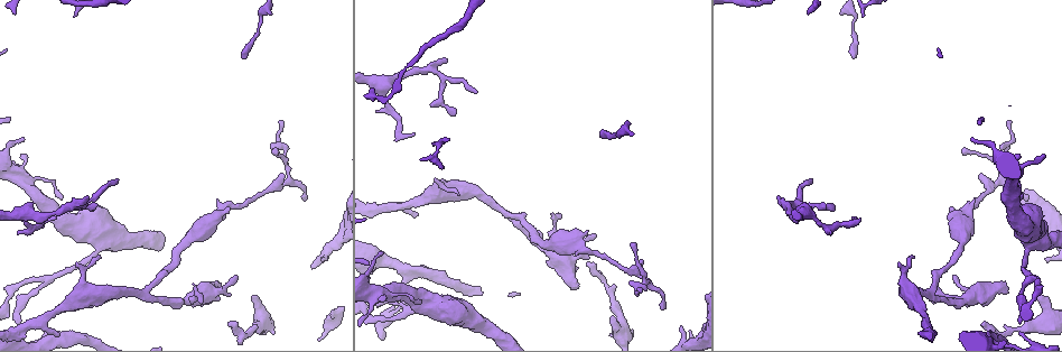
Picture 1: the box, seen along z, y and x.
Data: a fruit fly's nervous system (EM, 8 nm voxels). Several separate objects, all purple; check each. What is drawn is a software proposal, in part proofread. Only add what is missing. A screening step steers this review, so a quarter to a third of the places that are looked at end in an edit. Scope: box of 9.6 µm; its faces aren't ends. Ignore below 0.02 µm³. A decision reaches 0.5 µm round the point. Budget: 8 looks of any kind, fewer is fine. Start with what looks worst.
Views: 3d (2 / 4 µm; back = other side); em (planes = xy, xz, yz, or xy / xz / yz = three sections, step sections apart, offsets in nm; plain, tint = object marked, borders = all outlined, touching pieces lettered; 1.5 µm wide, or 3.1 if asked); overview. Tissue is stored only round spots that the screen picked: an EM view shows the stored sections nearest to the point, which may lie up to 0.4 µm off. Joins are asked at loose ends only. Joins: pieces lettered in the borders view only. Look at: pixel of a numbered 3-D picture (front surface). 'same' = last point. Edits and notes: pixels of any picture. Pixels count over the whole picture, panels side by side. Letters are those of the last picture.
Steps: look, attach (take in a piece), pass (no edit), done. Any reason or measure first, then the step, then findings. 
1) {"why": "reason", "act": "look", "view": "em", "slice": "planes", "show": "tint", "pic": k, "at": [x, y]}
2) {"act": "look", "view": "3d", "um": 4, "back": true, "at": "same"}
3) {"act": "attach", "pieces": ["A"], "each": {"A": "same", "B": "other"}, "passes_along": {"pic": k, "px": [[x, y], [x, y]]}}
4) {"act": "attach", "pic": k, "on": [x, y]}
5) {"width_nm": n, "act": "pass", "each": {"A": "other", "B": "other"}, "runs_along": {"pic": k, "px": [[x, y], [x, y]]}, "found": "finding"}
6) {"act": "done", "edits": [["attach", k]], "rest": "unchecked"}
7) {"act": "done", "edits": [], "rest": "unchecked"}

{"why": "an open end", "act": "look", "view": "em", "slice": "xy", "step": 4, "show": "borders", "pic": 1, "at": [1044, 258]}

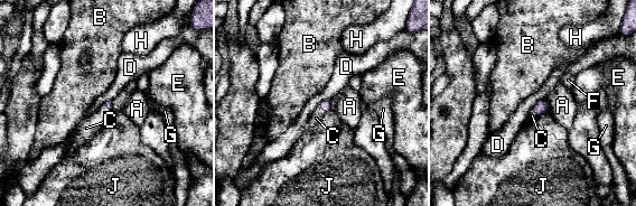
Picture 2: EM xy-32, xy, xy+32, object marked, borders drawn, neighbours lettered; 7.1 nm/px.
{"act": "attach", "pieces": ["C"], "each": {"A": "other", "B": "other", "C": "same", "D": "other", "E": "other", "F": "other", "G": "other", "H": "other", "J": "other"}, "passes_along": {"pic": 2, "px": [[326, 106], [321, 109], [316, 118]]}, "found": "it goes on there"}

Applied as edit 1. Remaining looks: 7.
{"why": "redraw", "act": "look", "view": "overview"}

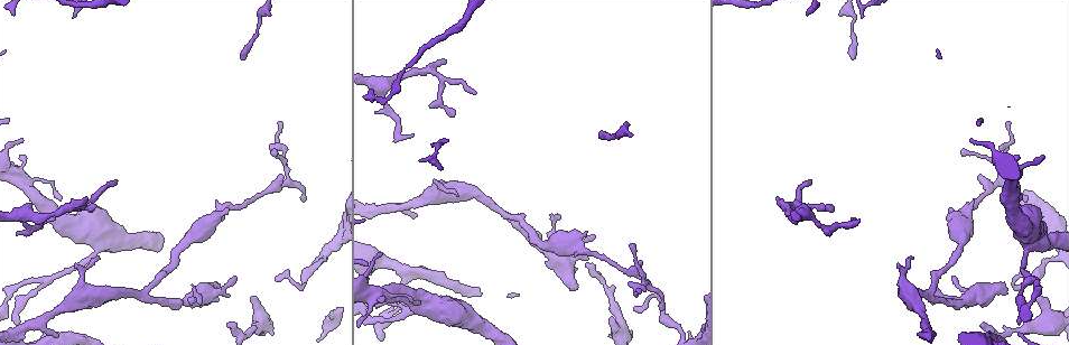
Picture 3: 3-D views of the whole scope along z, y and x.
{"why": "tapers out", "act": "look", "view": "3d", "um": 2, "pic": 3, "at": [850, 220]}

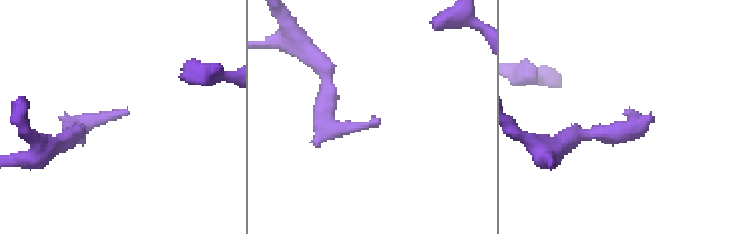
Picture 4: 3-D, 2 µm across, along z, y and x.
{"act": "look", "view": "em", "slice": "xy", "step": 4, "show": "borders", "pic": 4, "at": [129, 111]}

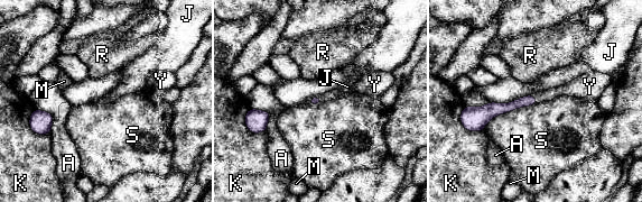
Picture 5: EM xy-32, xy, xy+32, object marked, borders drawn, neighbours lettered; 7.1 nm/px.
{"act": "pass", "each": {"A": "other", "J": "other", "K": "other", "M": "other", "R": "other", "S": "other", "Y": "other"}, "found": "none of them fits"}

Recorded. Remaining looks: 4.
{"why": "tapers out", "act": "look", "view": "3d", "um": 2, "pic": 3, "at": [115, 180]}

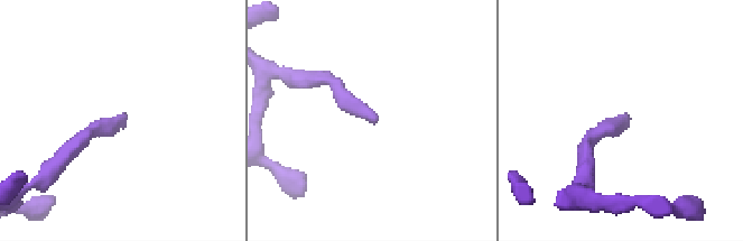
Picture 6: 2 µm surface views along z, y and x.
{"why": "need the tissue", "act": "look", "view": "em", "slice": "xy", "step": 8, "show": "borders", "pic": 6, "at": [374, 119]}

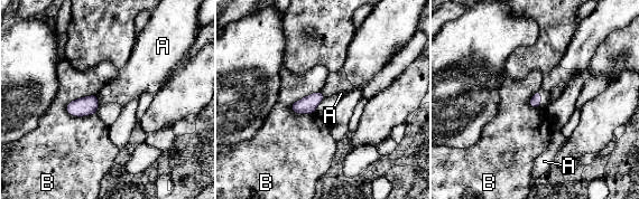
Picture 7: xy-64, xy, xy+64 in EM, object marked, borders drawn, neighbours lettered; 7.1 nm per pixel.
{"why": "cut it another way", "act": "look", "view": "em", "slice": "planes", "show": "borders", "at": "same"}

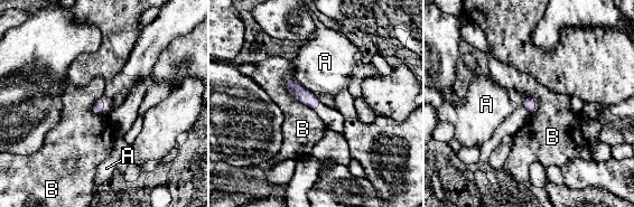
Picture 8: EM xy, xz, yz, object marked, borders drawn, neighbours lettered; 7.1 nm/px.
{"act": "pass", "each": {"A": "other", "B": "other"}, "border": {"pic": 8, "px": [[287, 78], [287, 90], [314, 111]]}, "found": "no lettered piece goes on from it"}

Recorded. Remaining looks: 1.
{"act": "done", "edits": [["attach", 2]], "rest": "unchecked"}

